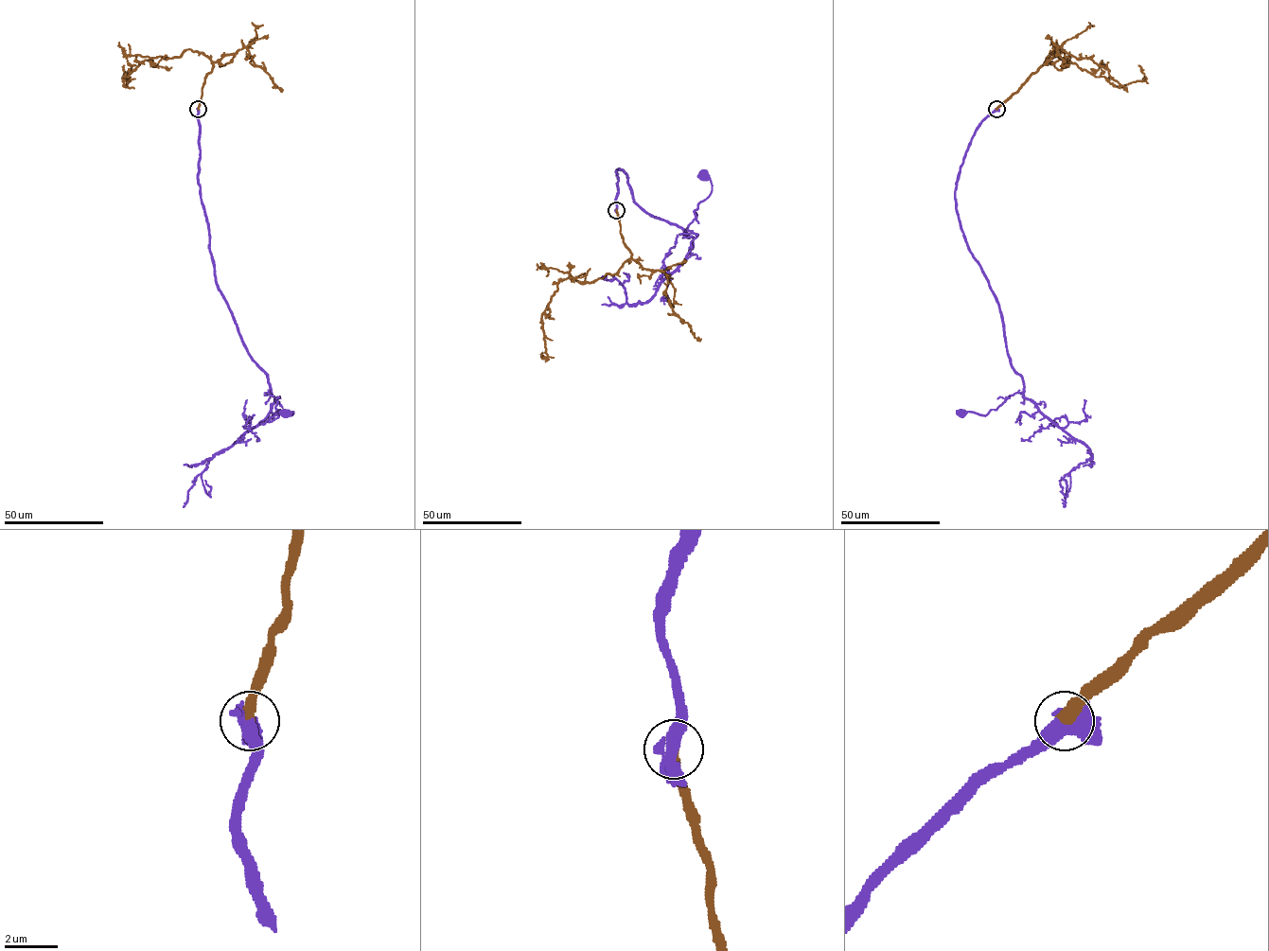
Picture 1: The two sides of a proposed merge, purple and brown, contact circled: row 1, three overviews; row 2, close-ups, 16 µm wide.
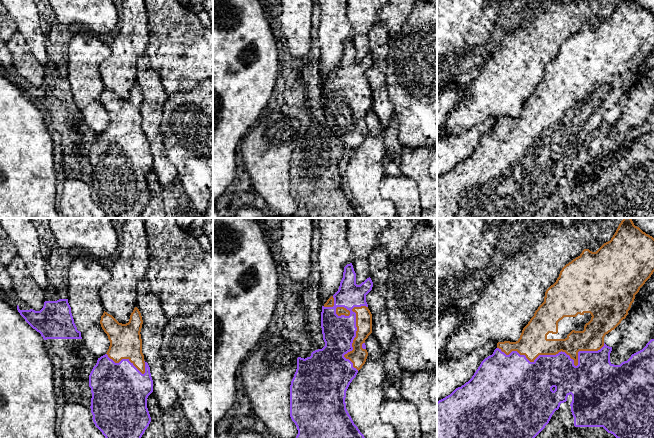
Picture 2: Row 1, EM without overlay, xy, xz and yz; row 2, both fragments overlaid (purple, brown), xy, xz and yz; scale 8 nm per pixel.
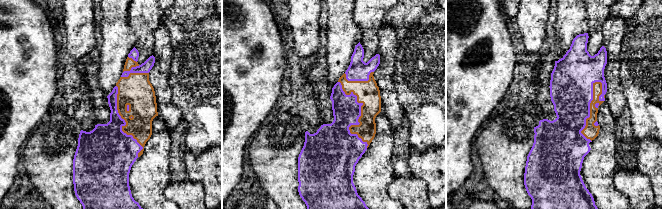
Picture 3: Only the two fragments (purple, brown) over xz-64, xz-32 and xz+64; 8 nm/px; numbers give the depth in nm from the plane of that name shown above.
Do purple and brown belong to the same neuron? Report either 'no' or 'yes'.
yes

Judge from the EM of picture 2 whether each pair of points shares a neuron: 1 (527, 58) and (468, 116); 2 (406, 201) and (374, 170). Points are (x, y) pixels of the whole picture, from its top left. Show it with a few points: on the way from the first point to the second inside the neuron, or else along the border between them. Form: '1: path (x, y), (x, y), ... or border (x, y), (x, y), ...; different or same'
1: path (512, 72), (483, 101); same
2: border (384, 174), (380, 183), (380, 194), (392, 200); different

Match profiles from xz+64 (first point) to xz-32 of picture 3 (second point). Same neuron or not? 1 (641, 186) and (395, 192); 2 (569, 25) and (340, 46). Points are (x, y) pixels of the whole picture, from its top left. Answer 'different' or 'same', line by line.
1: same
2: same

